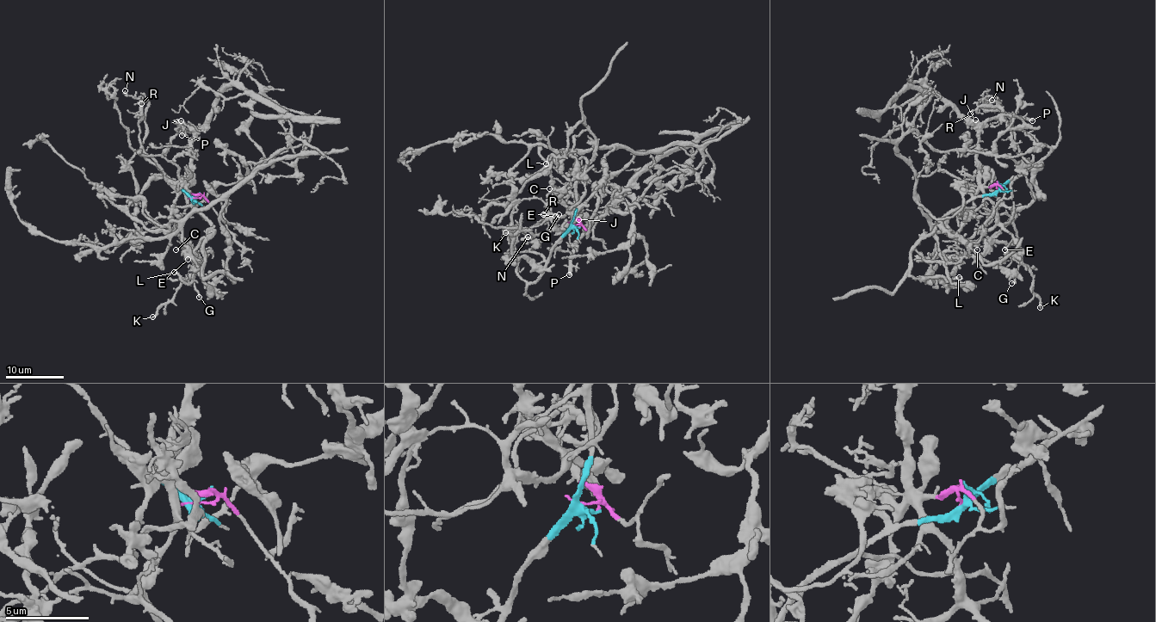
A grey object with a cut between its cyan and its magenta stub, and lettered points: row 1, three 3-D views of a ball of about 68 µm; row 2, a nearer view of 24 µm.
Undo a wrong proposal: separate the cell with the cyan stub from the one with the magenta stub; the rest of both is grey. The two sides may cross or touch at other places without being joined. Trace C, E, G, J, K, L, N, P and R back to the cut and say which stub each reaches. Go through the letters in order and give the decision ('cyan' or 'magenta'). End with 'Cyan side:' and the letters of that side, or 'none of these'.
C: magenta
E: magenta
G: magenta
J: magenta
K: magenta
L: cyan
N: cyan
P: magenta
R: cyan
Cyan side: L, N, R

